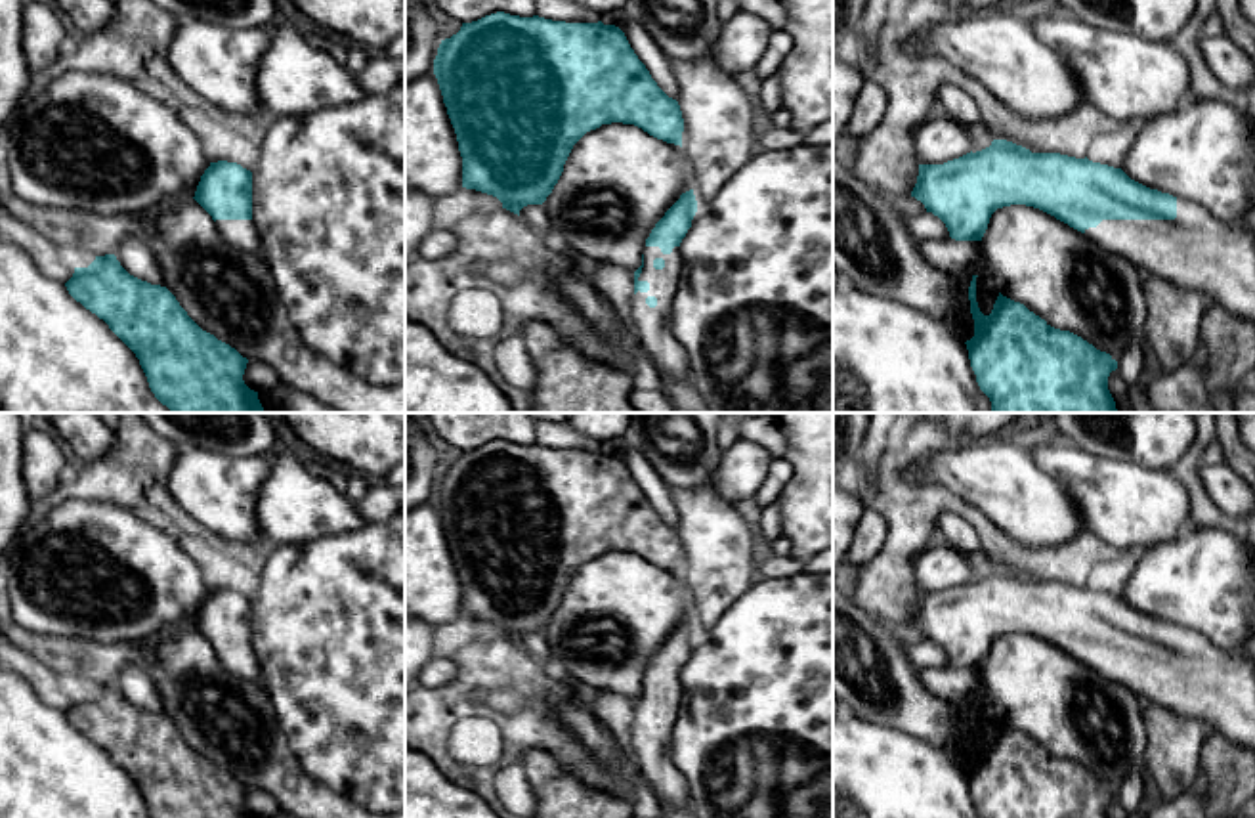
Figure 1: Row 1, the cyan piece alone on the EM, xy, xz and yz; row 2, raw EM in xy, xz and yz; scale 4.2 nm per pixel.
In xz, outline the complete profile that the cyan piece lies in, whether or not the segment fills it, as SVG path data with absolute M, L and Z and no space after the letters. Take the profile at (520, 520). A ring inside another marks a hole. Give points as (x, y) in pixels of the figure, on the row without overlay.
M497 440L441 468L434 503L457 562L462 615L497 625L518 644L523 635L546 629L573 573L602 552L634 552L682 575L678 529L657 514L615 453Z

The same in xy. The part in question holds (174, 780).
M115 682L74 696L65 715L136 782L151 818L250 818L243 808L248 787L202 759L166 715L130 703Z

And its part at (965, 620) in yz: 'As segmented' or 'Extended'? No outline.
Extended

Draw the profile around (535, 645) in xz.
M527 633L520 638L520 646L546 669L558 671L552 650L542 633Z

